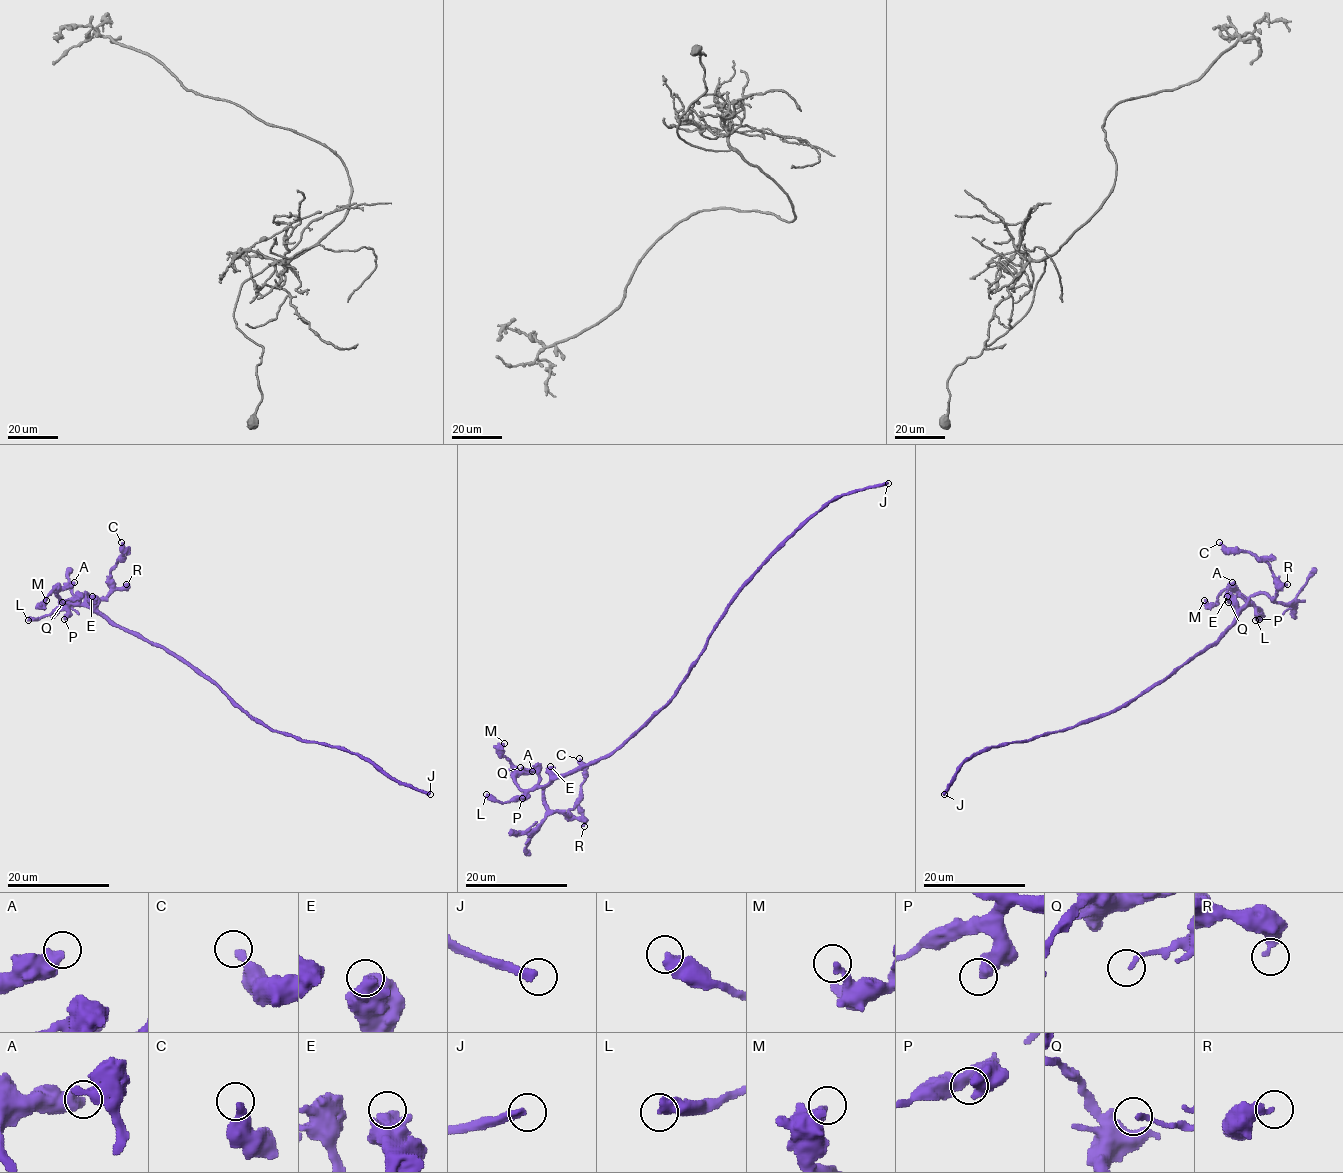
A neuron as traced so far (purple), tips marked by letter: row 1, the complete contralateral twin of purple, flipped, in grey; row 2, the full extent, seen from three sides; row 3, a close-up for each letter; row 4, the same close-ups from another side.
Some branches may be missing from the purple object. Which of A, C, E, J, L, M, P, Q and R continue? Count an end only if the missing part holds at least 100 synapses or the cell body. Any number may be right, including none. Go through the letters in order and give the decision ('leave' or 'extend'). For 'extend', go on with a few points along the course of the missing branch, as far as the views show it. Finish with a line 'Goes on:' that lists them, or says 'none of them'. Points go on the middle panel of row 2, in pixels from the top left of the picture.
A: leave
C: leave
E: leave
J: extend
L: leave
M: leave
P: leave
Q: leave
R: leave
Goes on: J

